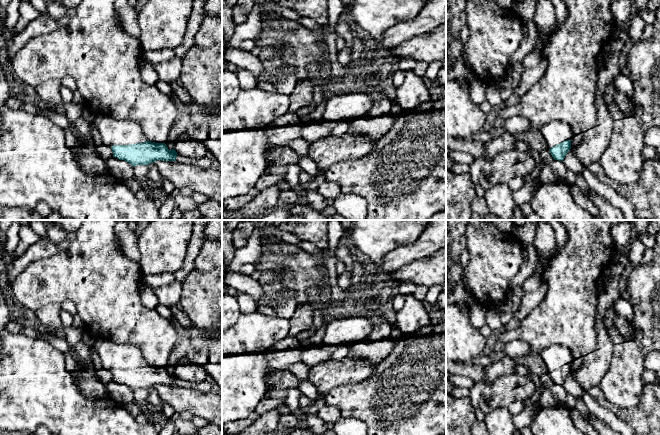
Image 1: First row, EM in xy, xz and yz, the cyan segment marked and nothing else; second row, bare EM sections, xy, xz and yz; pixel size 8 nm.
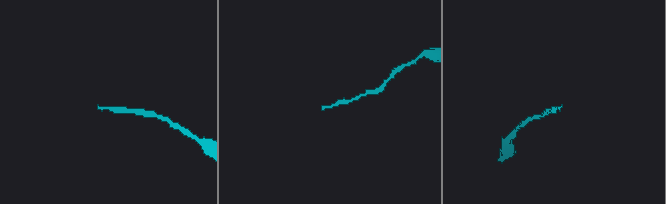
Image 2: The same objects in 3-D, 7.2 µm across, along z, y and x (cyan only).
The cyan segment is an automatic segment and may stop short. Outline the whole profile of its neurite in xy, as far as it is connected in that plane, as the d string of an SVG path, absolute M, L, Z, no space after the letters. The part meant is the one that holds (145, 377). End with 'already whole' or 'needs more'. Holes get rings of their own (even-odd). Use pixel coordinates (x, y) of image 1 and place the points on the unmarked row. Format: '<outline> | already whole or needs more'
M97 339L92 346L103 368L112 372L113 381L124 384L133 391L149 389L155 385L176 385L174 371L169 374L165 367L150 366L141 352L133 345L119 345L109 339Z | needs more

